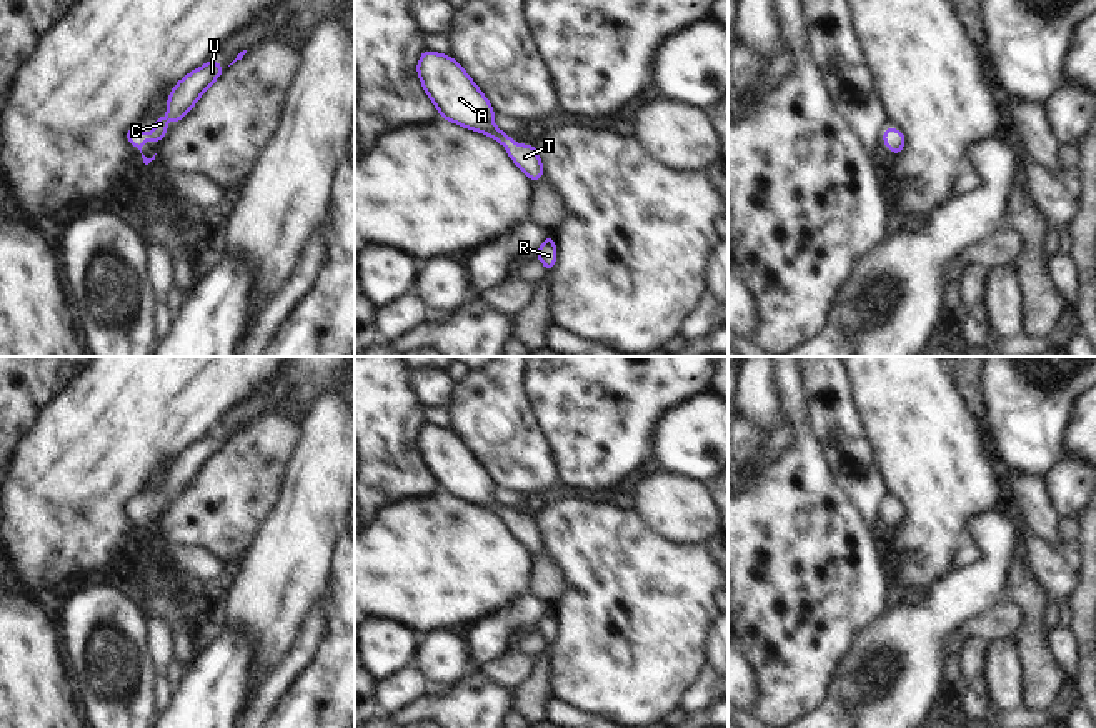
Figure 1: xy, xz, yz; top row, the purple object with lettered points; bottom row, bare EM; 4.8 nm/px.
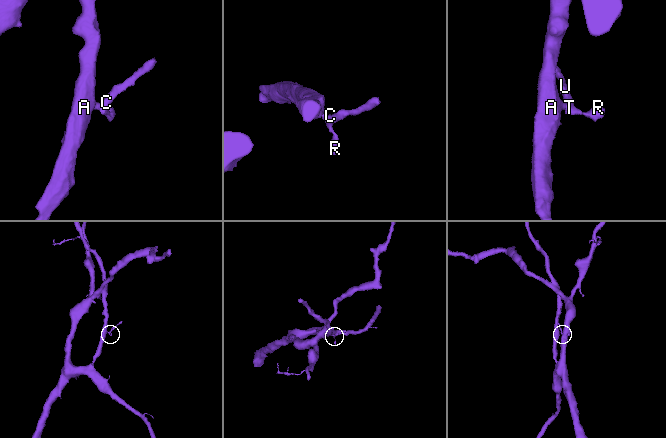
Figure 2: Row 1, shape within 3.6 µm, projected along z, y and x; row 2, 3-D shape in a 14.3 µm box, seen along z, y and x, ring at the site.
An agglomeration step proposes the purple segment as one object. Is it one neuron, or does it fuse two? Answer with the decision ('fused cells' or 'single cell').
single cell

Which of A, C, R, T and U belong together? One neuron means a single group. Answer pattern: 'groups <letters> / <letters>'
groups A C R T U

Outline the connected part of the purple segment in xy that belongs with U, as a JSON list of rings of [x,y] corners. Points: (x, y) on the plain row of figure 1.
[[[208,433],[203,440],[185,448],[168,468],[167,488],[172,495],[180,495],[223,445],[225,441],[217,433]]]

